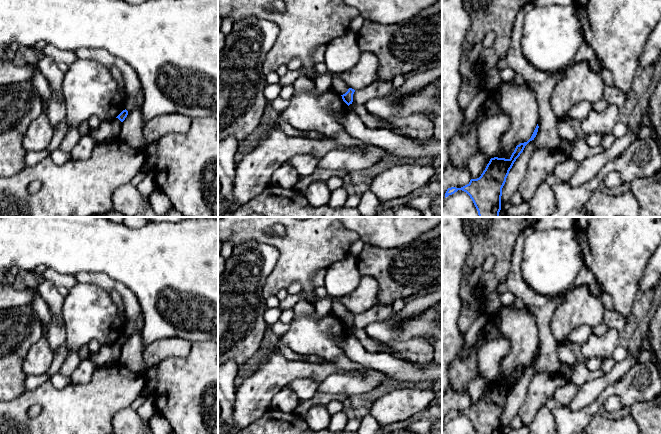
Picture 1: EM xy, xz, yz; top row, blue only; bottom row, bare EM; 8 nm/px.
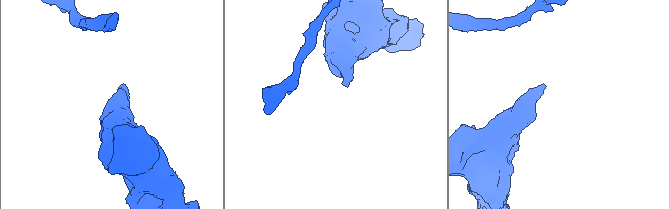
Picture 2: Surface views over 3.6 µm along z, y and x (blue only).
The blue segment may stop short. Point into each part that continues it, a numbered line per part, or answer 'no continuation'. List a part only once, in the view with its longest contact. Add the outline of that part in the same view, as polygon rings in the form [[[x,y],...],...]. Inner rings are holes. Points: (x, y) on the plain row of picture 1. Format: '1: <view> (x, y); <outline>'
no continuation

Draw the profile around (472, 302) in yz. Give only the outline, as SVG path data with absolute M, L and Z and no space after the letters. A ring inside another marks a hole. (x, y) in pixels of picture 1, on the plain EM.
M467 265L464 268L464 275L461 284L462 309L458 319L458 327L463 335L466 334L472 323L481 315L485 314L483 307L483 291L477 285L471 287L466 277L473 271Z

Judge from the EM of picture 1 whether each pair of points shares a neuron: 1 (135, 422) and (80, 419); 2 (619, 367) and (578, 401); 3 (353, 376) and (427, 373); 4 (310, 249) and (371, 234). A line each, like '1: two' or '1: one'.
1: two
2: one
3: two
4: two

